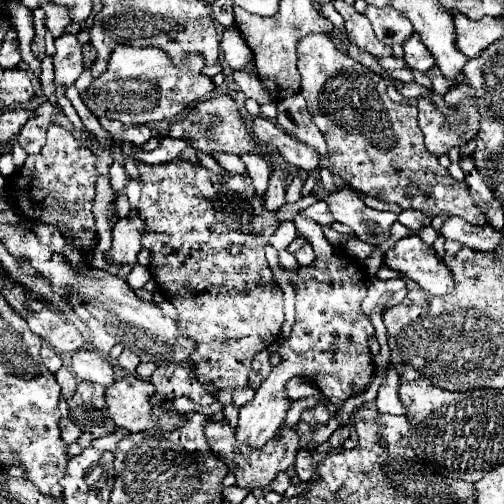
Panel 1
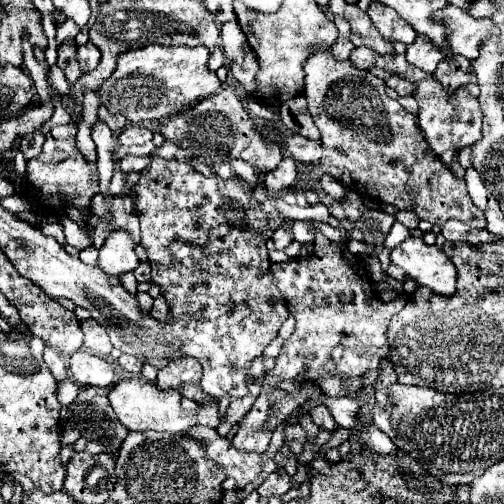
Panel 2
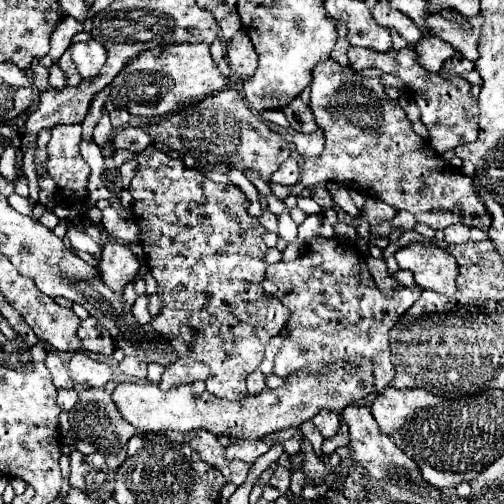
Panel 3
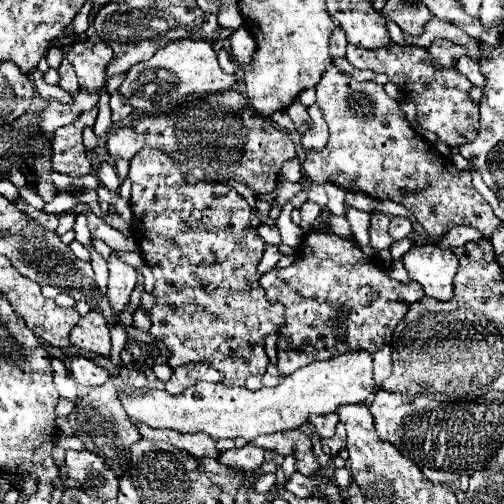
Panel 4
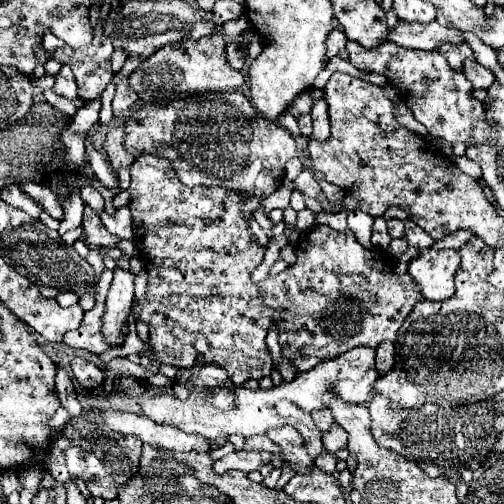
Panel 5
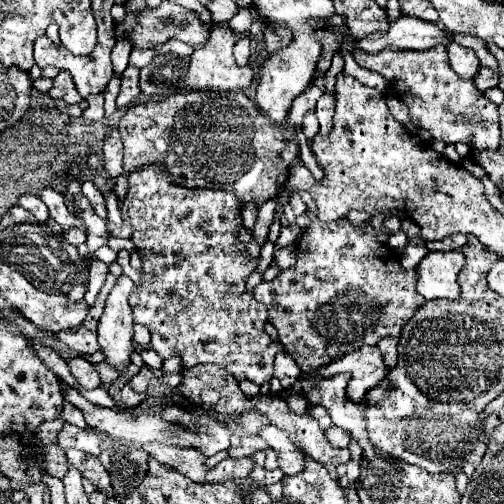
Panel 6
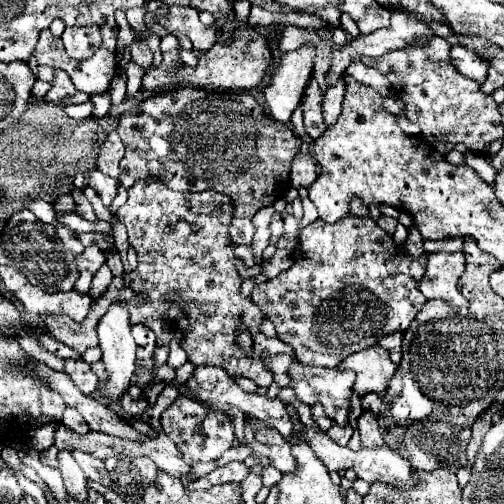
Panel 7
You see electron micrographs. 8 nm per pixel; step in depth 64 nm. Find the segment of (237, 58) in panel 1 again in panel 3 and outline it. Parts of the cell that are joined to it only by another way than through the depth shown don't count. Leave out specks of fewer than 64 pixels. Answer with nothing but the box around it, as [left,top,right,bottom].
[219,12,240,44]

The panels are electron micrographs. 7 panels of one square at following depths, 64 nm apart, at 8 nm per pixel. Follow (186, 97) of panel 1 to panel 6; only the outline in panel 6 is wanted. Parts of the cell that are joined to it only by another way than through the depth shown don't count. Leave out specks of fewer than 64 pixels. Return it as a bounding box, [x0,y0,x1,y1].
[140,26,256,100]

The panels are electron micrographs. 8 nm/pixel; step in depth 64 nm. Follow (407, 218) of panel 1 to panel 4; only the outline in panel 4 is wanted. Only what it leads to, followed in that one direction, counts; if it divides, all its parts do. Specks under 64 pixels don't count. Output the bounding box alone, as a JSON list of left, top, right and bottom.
[390,216,412,240]

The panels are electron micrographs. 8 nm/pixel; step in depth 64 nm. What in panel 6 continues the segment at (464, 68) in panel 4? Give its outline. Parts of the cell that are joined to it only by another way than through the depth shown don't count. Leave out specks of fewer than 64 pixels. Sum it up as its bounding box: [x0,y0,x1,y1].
[476,68,500,92]

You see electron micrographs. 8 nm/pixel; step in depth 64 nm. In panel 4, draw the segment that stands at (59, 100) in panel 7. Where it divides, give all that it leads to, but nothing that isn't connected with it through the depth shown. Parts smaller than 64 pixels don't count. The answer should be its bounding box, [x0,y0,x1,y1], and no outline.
[58,60,80,94]

